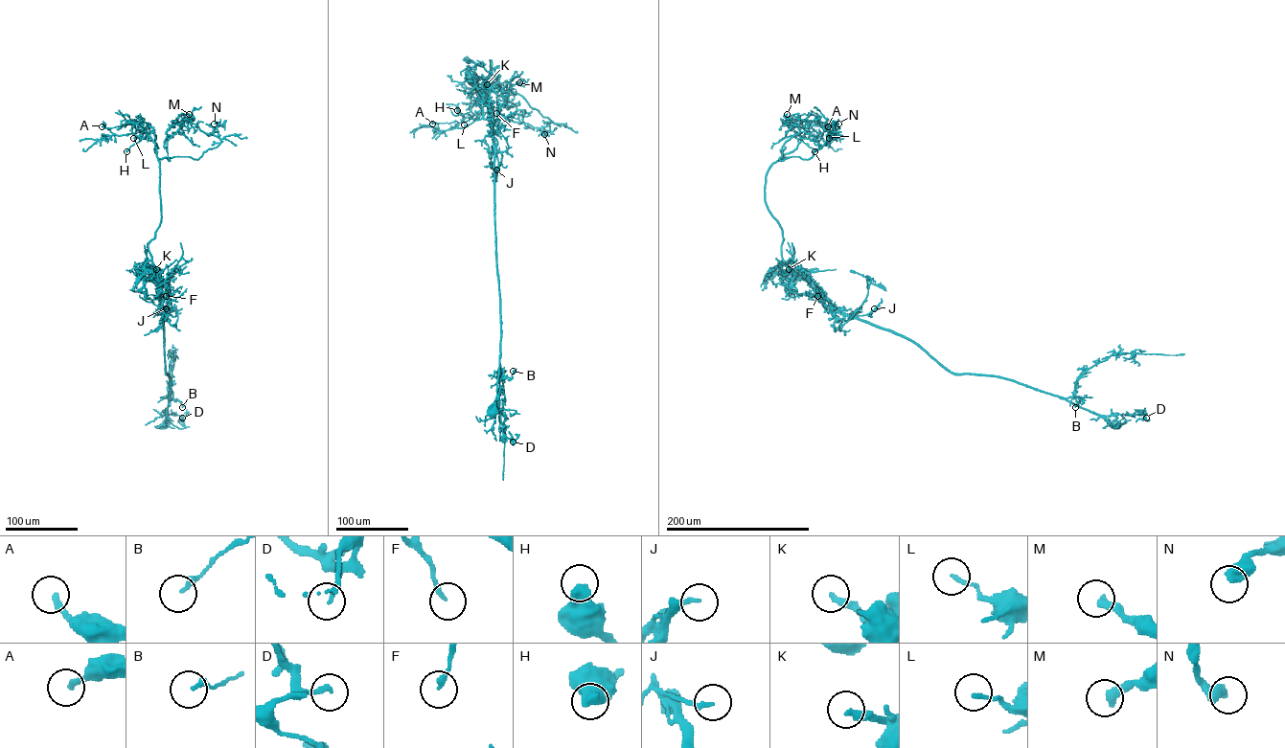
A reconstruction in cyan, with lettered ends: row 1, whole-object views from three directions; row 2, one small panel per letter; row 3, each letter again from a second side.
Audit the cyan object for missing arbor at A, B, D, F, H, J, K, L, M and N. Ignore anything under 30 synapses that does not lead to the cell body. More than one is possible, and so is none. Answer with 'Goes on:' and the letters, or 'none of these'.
Goes on: none of these

